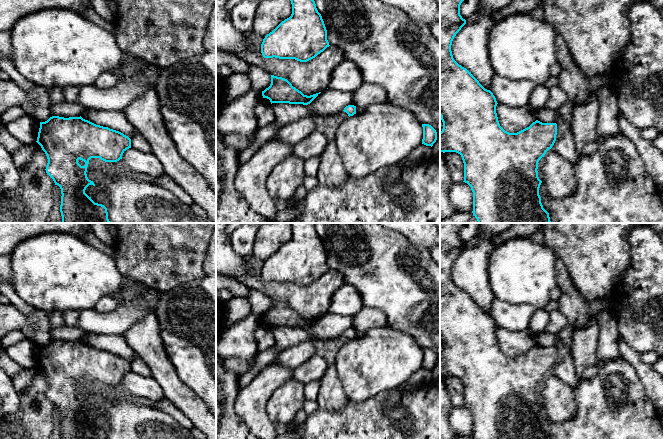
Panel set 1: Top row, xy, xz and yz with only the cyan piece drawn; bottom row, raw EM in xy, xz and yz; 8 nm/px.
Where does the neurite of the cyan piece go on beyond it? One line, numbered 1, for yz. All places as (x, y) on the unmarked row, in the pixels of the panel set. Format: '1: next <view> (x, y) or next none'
1: next none

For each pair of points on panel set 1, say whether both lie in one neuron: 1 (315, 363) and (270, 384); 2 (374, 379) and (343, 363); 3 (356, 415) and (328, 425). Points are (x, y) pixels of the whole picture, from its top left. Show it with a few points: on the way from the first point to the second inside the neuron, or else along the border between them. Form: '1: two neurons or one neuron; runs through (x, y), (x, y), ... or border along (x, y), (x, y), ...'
1: two neurons; border along (293, 370), (292, 378)
2: one neuron; runs through (366, 371), (358, 363), (351, 363)
3: one neuron; runs through (349, 422), (335, 425)

